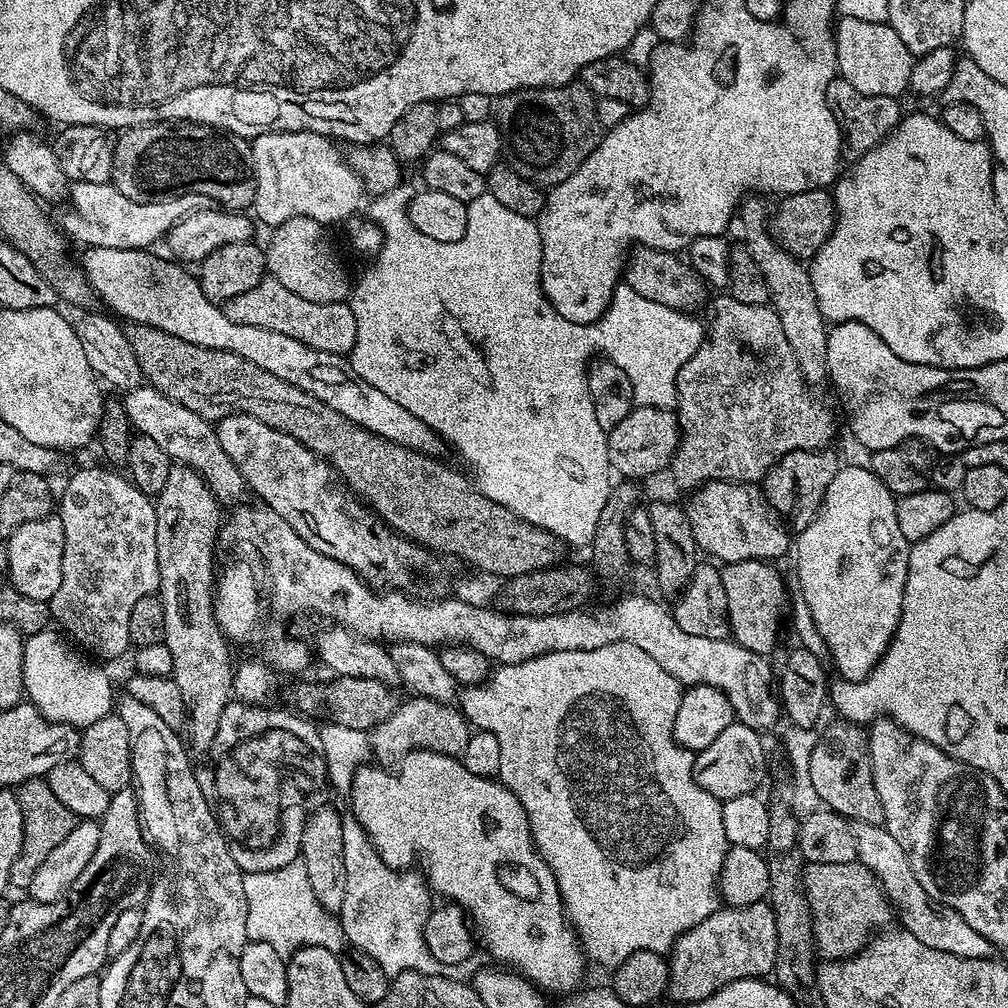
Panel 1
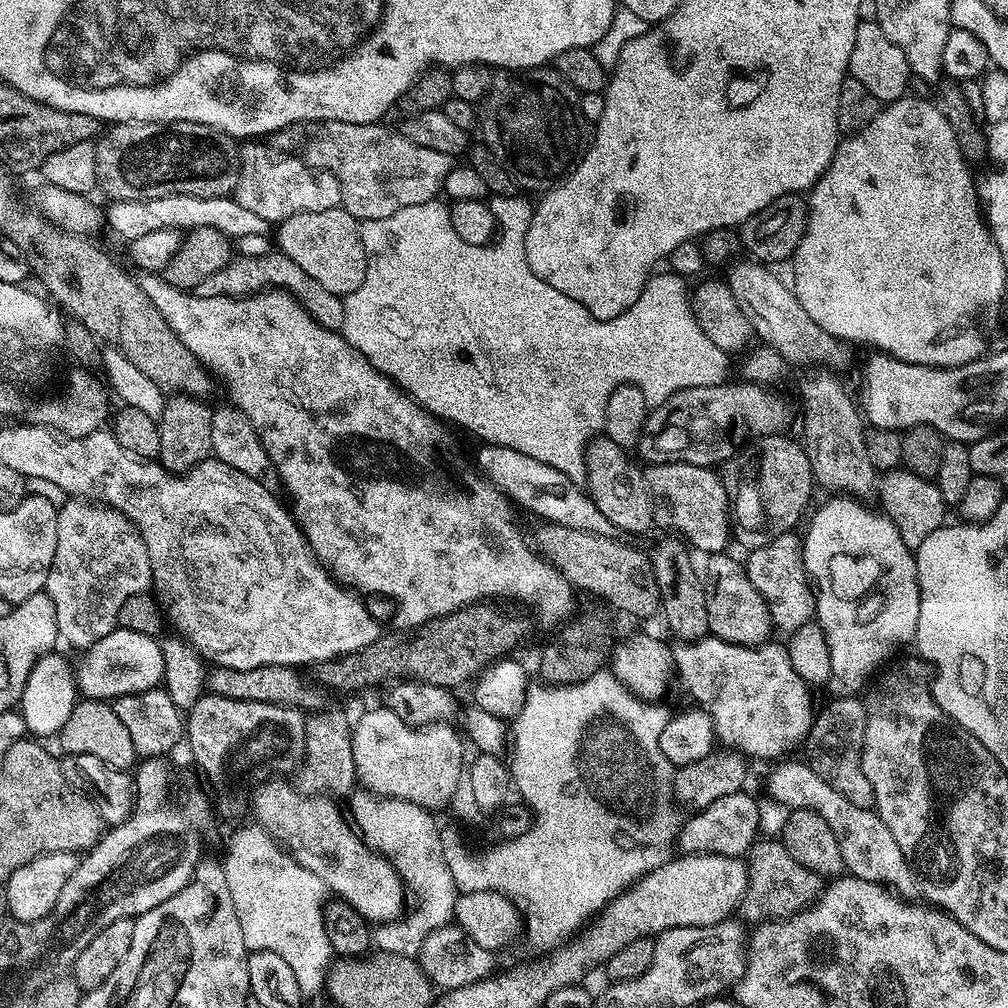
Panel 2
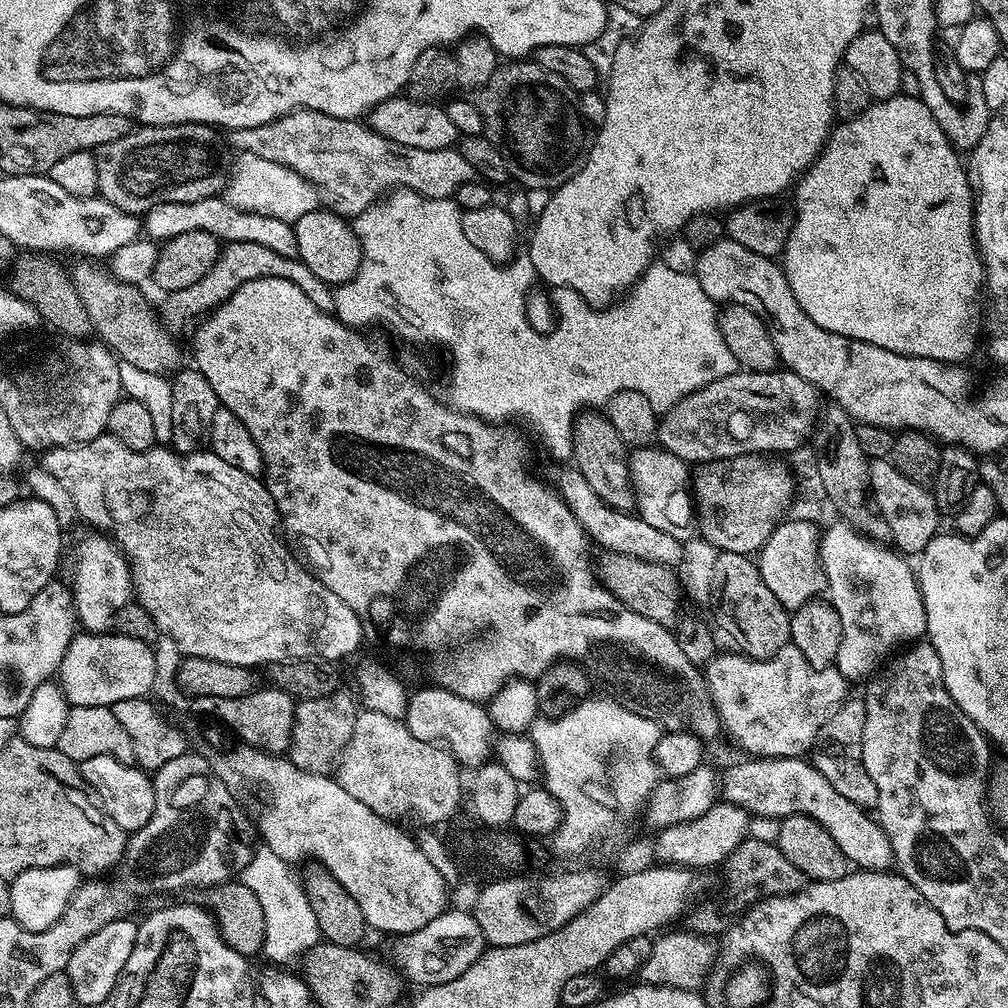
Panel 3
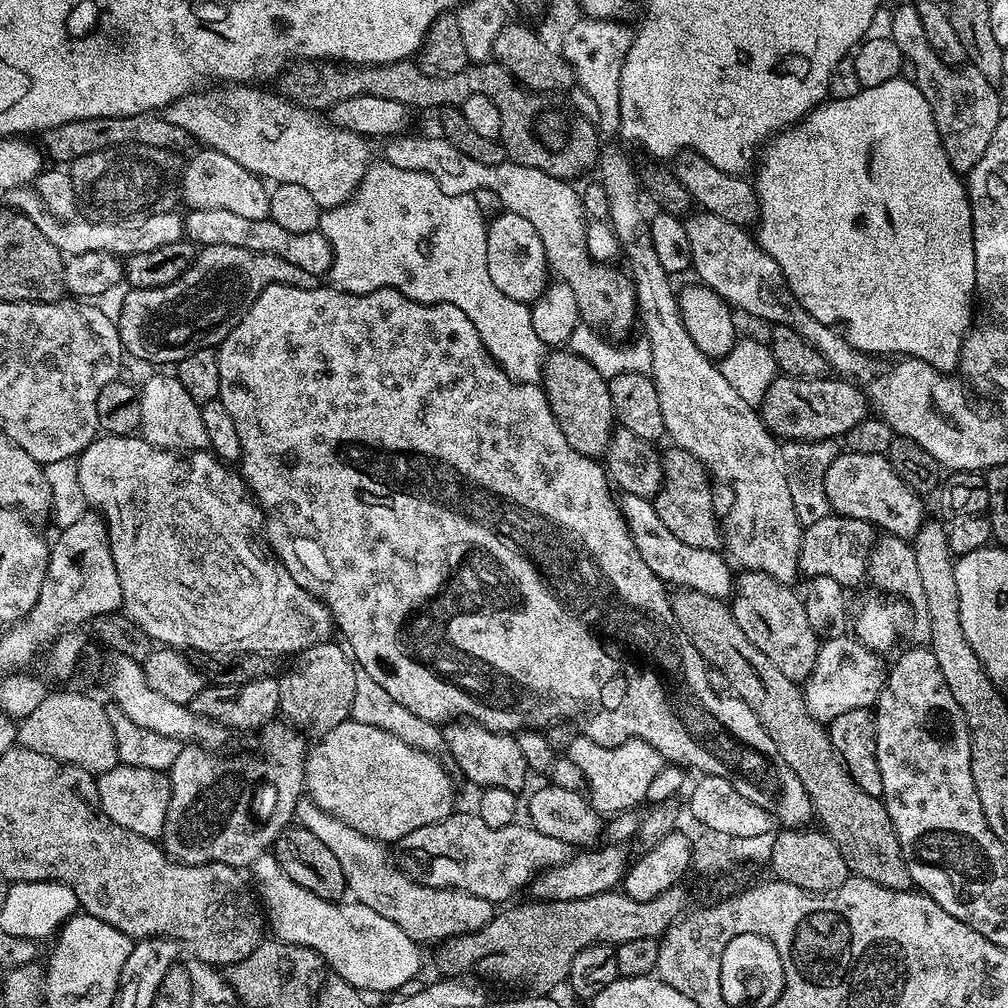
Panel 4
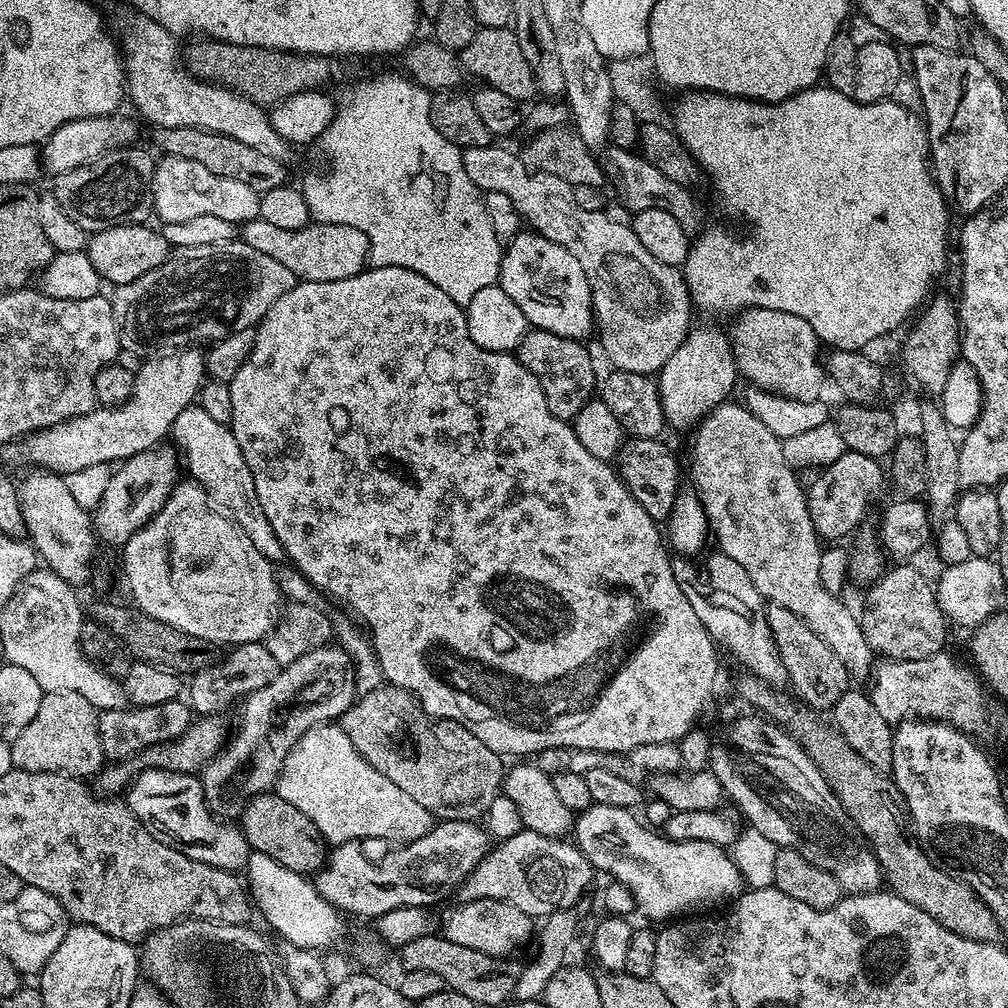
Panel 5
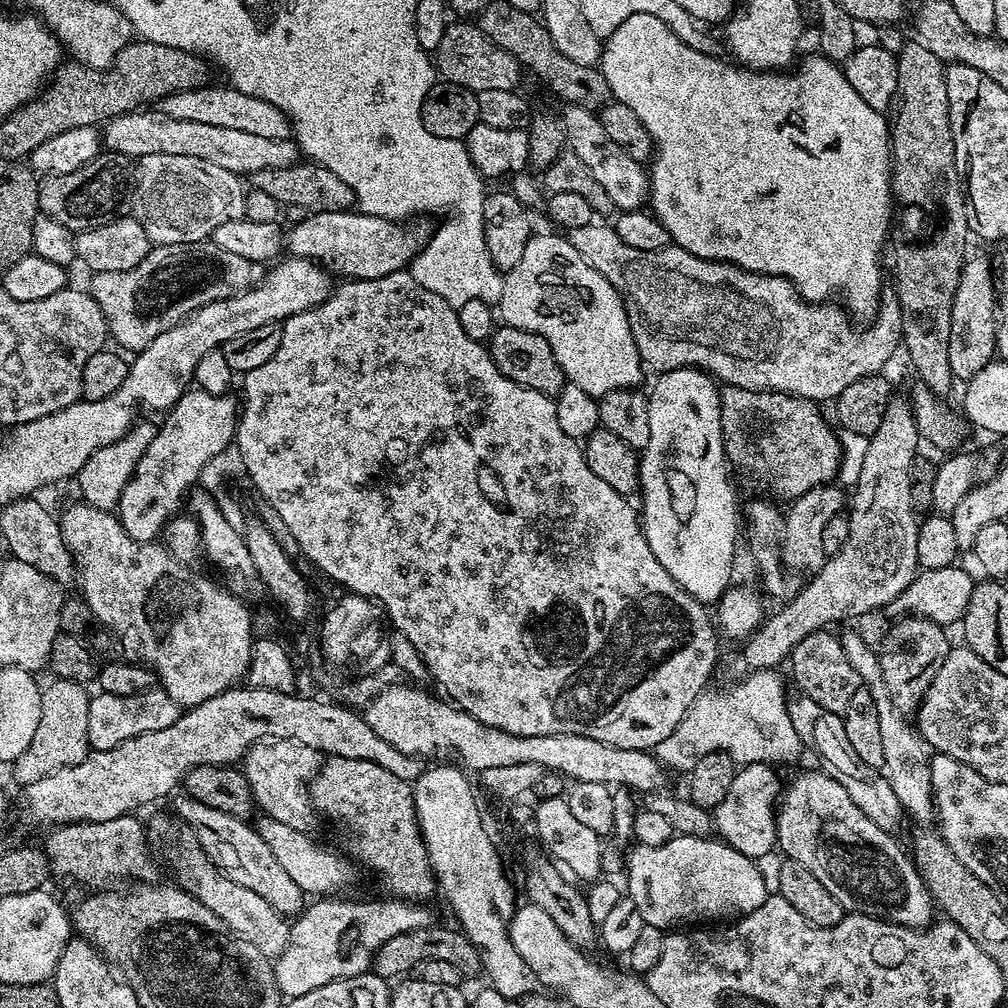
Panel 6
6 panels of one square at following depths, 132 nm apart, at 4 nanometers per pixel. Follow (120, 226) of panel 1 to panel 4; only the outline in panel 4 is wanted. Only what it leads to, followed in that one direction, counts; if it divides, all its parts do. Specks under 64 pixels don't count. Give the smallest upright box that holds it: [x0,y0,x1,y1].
[184,209,332,278]

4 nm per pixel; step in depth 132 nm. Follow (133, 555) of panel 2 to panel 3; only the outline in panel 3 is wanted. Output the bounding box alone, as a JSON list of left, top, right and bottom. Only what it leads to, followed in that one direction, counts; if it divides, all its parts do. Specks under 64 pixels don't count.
[72,540,133,633]

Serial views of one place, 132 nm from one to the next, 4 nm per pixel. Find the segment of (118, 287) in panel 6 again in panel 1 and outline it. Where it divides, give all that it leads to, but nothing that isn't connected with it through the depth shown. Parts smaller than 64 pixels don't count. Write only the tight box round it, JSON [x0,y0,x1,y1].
[222,274,358,356]

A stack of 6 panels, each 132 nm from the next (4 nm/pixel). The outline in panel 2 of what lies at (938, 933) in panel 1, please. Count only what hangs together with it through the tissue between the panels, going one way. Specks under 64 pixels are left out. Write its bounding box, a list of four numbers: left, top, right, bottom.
[771,763,914,898]

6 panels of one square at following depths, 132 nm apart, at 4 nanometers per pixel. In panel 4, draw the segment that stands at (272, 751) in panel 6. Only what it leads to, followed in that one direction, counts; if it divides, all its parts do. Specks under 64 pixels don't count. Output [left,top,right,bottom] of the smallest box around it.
[304,719,454,842]

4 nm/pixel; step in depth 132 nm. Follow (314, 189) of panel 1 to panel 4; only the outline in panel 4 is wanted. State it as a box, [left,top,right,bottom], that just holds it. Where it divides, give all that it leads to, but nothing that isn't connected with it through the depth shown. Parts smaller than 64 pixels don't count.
[182,147,269,219]

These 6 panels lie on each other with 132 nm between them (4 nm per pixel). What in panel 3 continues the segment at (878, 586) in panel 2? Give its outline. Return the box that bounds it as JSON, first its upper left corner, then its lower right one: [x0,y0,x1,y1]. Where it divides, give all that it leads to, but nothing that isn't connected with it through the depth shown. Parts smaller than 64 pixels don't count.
[820,524,927,682]

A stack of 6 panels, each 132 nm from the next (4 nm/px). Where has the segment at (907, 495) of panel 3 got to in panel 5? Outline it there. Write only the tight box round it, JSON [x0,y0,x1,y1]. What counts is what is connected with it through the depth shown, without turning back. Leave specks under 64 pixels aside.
[806,451,884,542]

